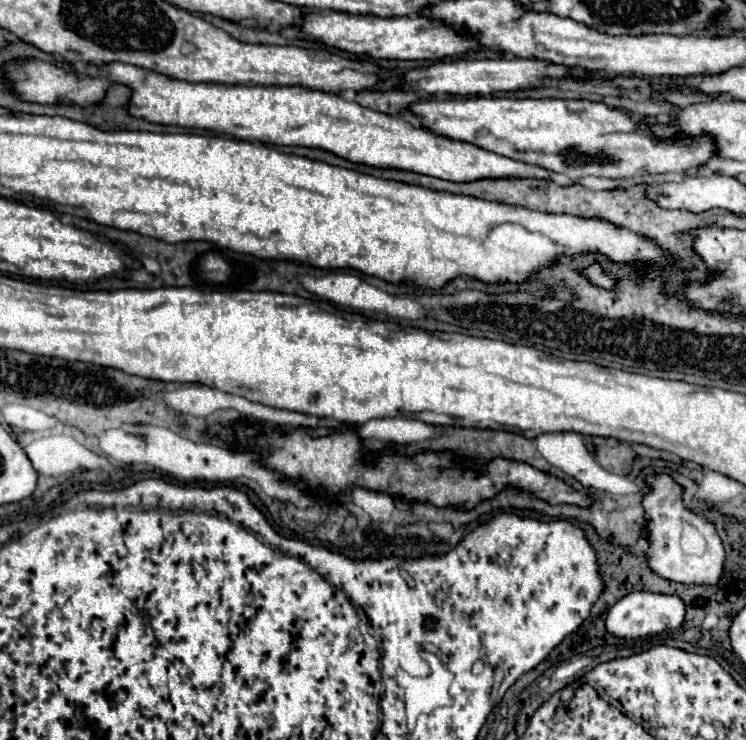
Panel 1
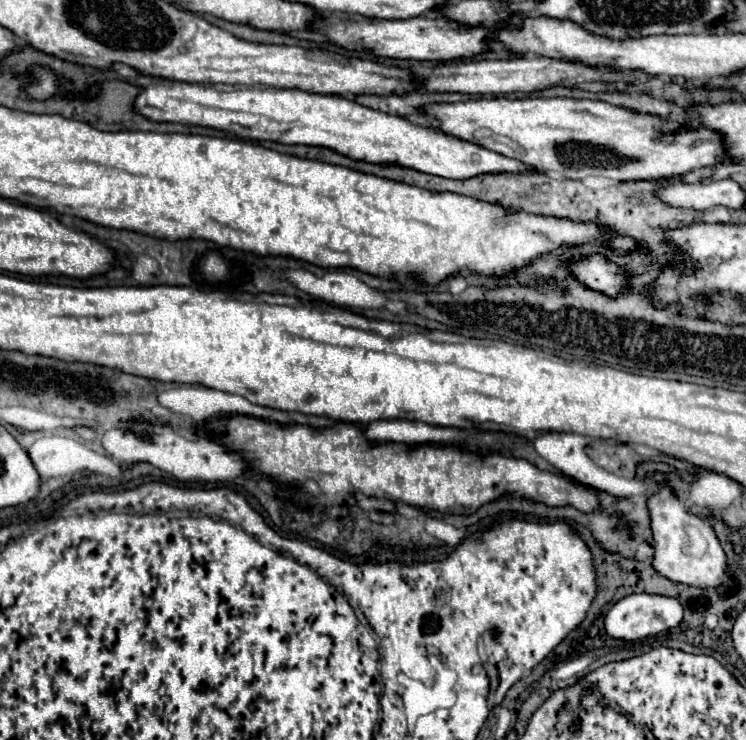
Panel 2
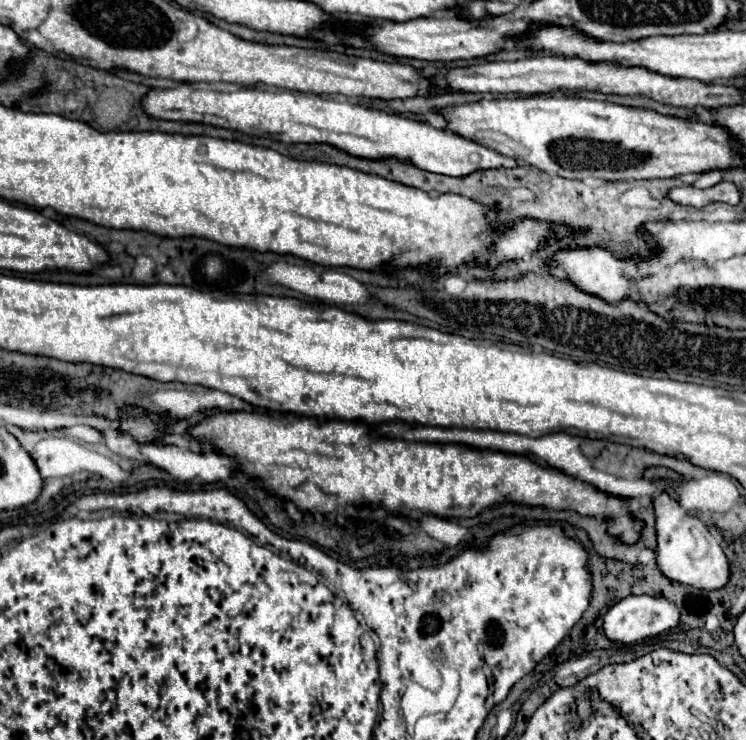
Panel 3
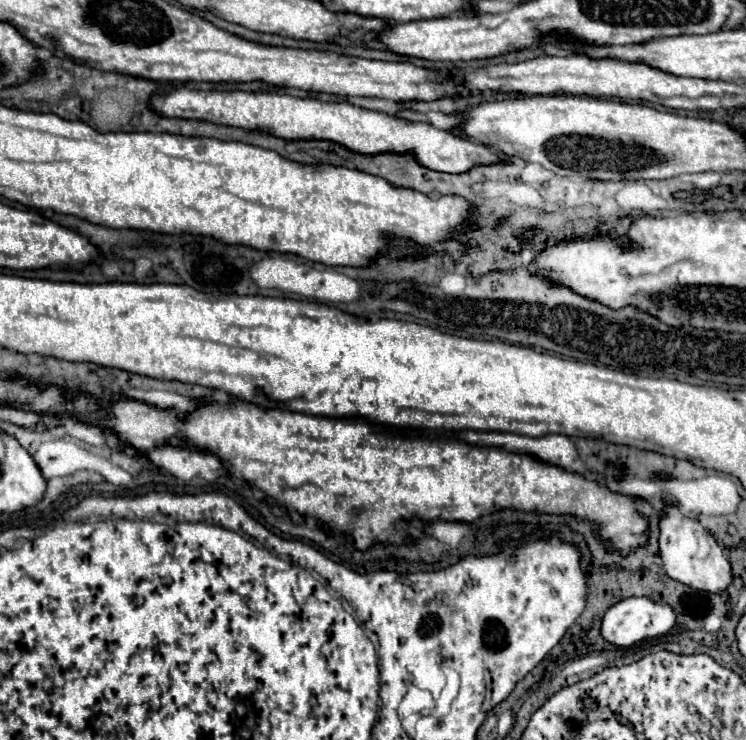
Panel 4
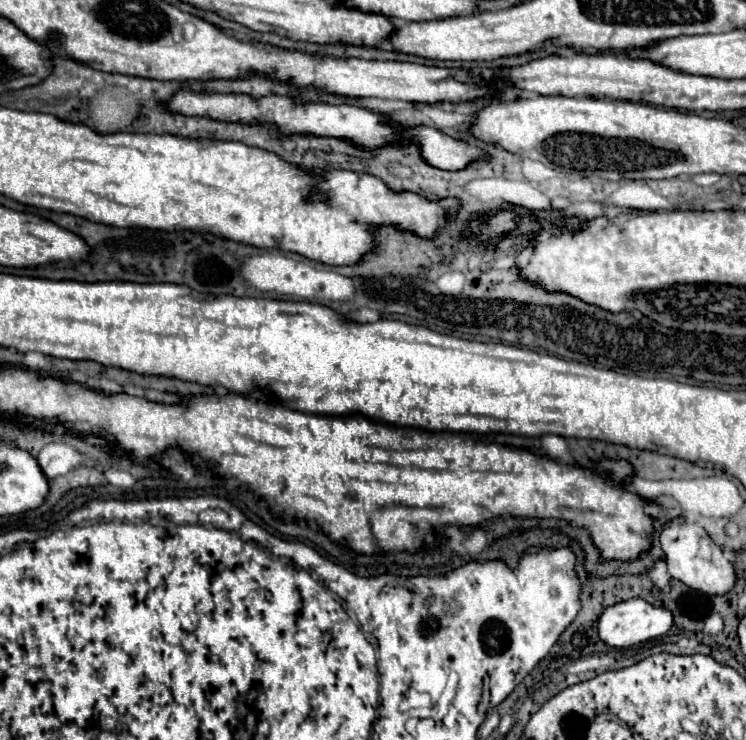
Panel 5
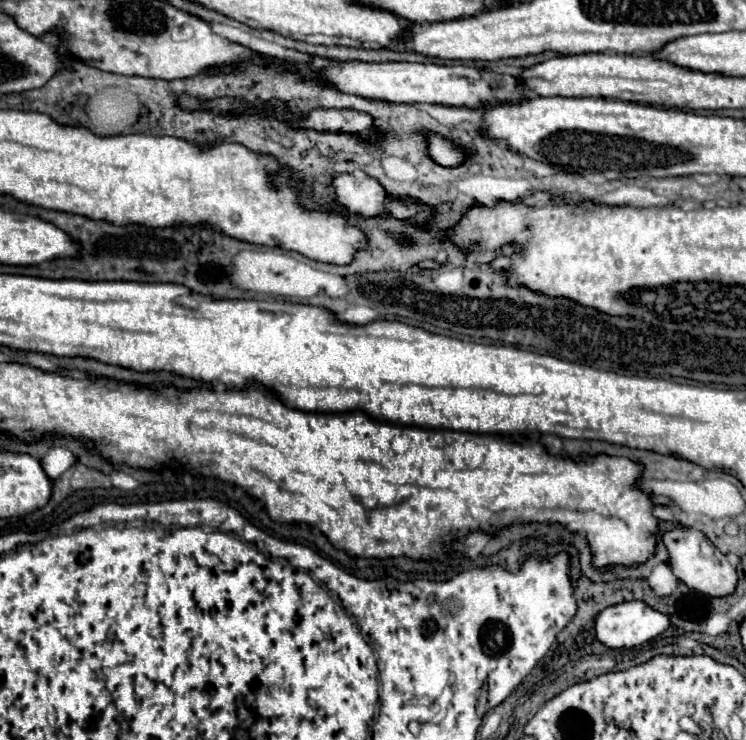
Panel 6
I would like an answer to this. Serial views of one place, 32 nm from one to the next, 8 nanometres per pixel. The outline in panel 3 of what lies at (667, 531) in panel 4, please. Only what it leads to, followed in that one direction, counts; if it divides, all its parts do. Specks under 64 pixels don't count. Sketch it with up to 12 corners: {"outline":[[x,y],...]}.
{"outline":[[668,494],[654,500],[662,574],[724,588],[730,566],[712,528]]}

